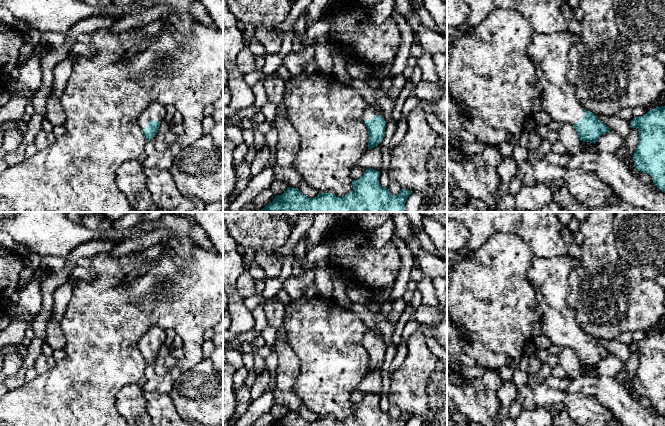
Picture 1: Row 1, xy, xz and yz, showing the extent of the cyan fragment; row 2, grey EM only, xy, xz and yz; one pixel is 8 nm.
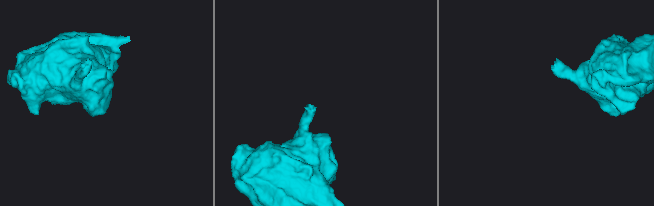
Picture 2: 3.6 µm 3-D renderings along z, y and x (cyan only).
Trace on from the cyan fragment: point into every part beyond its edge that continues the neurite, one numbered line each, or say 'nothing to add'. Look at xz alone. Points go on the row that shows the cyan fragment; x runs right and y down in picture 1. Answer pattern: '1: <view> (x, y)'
1: xz (370, 111)

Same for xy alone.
1: xy (155, 111)

